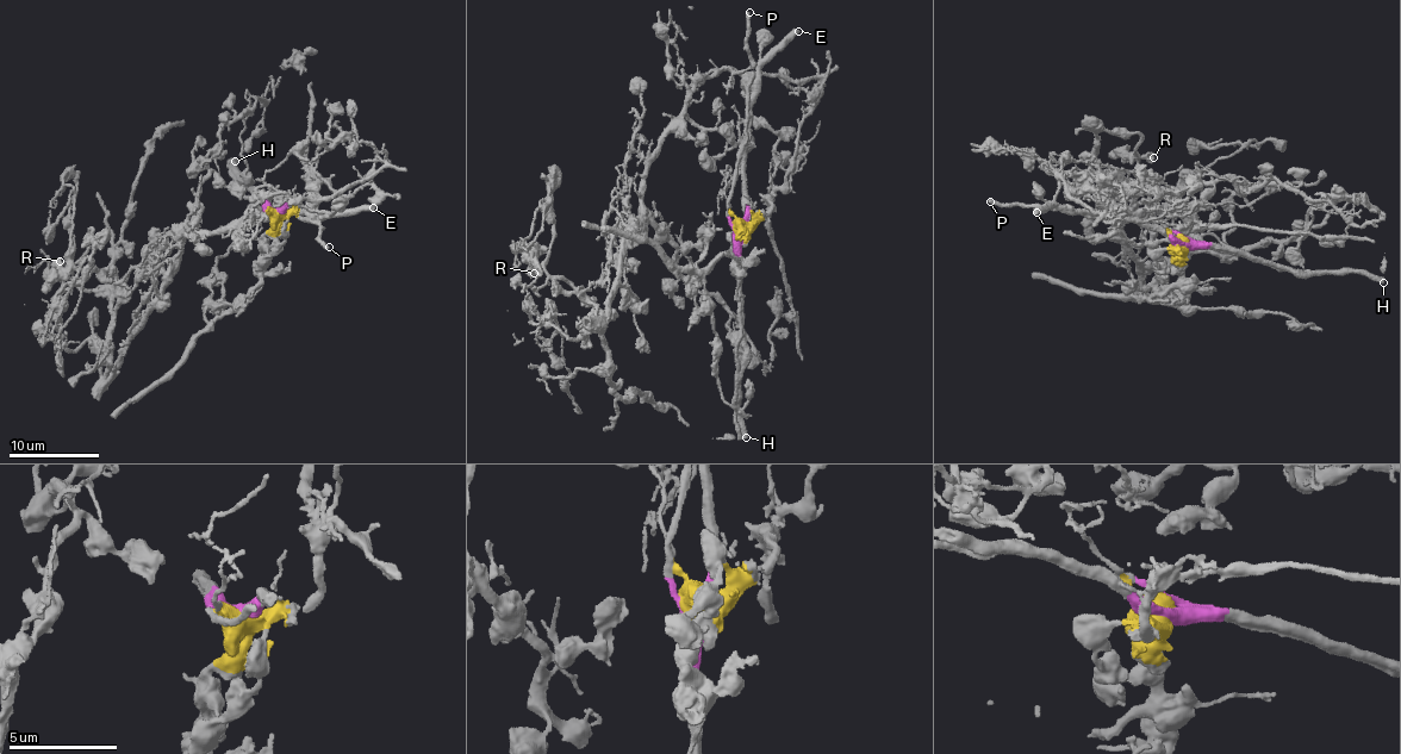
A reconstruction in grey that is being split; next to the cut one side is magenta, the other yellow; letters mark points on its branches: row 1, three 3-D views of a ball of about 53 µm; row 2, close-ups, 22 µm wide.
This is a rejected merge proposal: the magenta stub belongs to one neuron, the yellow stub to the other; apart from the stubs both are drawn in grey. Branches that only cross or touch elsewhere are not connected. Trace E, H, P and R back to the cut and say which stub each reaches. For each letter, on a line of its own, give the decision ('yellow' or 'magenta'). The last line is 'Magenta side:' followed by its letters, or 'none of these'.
E: magenta
H: magenta
P: magenta
R: yellow
Magenta side: E, H, P

